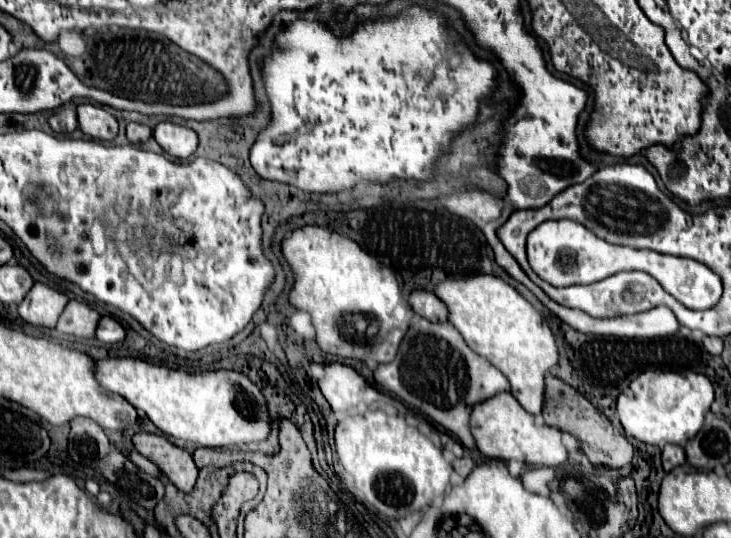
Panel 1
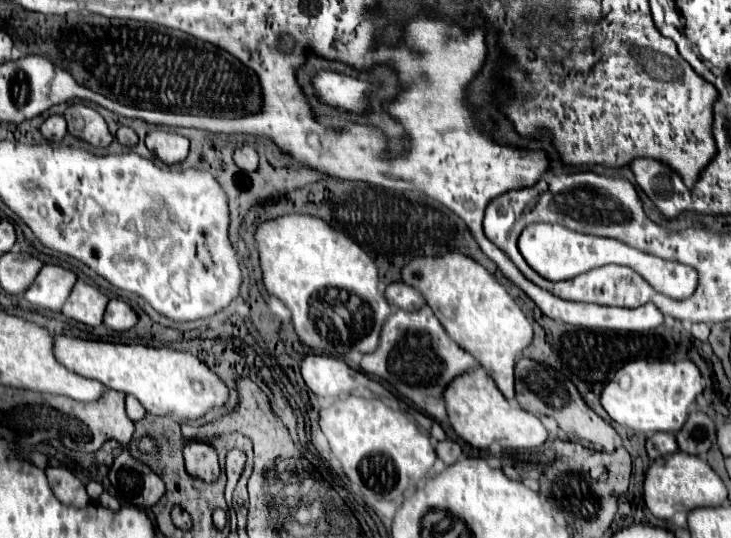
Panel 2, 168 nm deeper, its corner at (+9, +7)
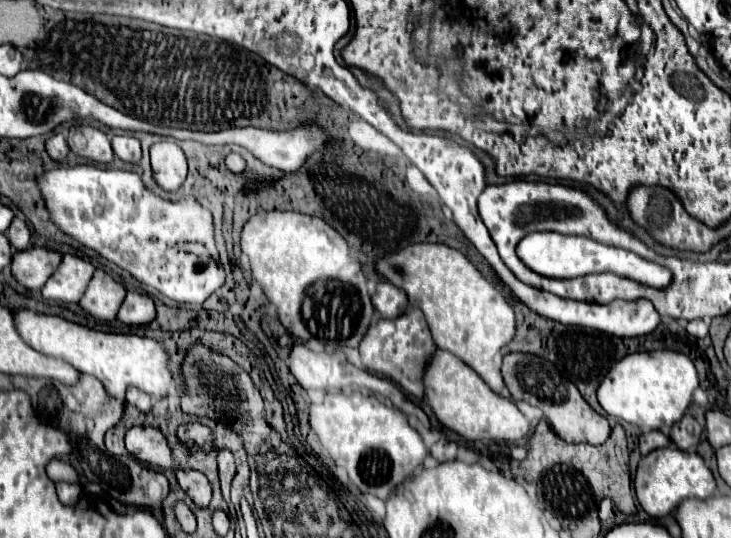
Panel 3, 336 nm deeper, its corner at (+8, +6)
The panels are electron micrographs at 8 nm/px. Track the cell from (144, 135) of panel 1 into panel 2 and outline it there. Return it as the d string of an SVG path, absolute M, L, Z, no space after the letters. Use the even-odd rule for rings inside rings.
M120 127L116 133L116 141L124 147L134 147L138 143L138 135L130 127Z

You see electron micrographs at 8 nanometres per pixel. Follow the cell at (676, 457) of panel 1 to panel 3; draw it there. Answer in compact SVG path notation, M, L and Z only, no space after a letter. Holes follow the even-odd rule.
M659 430L641 434L641 438L639 438L639 448L641 448L641 454L643 454L643 456L647 456L651 450L667 448L667 446L671 446L671 438L665 436L665 434L659 432Z

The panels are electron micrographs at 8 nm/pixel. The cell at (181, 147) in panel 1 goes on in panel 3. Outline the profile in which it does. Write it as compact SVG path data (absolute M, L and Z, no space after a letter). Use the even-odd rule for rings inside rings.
M157 142L151 146L153 178L167 192L177 190L187 176L185 152L175 142Z

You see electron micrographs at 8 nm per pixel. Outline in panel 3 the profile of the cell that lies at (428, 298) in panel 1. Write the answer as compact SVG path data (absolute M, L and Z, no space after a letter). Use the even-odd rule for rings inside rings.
M379 282L375 294L371 296L377 312L383 318L395 318L399 314L405 314L409 308L409 298L403 290L393 286L391 282Z

